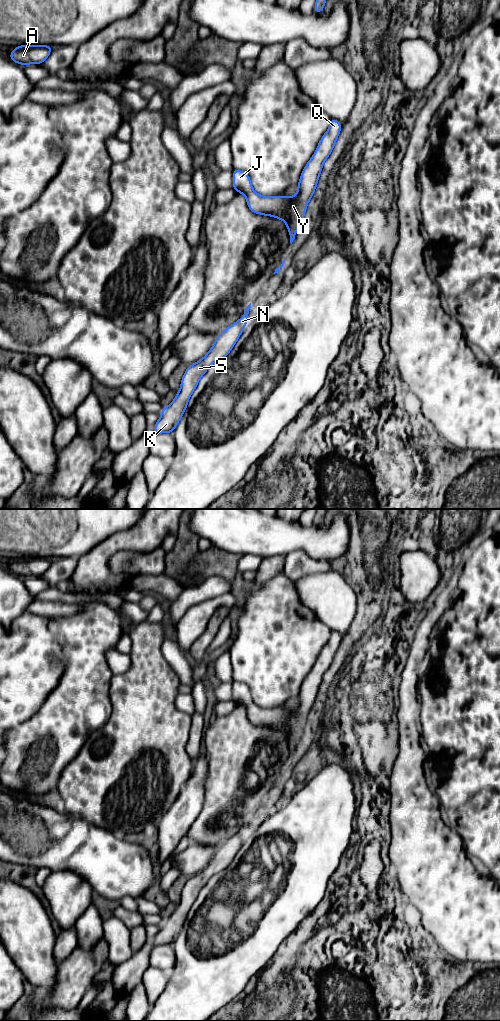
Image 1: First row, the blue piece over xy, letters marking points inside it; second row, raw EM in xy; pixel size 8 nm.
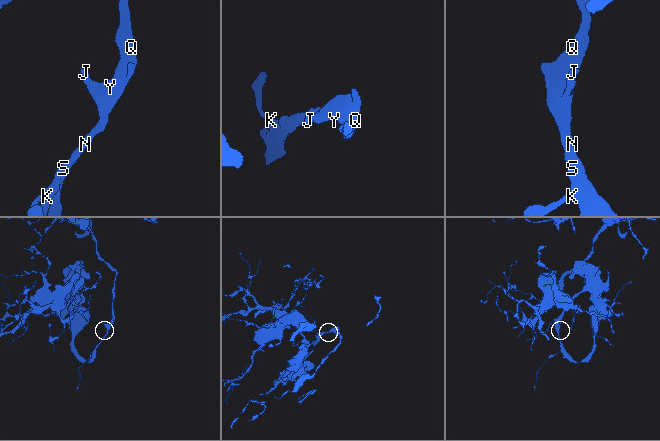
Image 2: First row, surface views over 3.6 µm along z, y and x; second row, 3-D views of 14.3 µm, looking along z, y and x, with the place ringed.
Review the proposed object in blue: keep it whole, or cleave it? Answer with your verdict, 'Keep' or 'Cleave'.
Keep

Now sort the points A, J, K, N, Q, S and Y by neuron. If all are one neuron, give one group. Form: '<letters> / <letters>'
A J K N Q S Y

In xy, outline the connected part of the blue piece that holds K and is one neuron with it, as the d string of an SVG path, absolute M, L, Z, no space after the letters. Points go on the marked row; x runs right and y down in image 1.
M251 303L244 309L243 316L217 335L210 351L198 362L189 365L181 380L179 392L174 401L162 408L161 416L154 425L154 435L172 433L180 421L188 405L188 400L198 385L201 377L214 363L227 357L236 341L239 339L244 326L249 322L248 314Z

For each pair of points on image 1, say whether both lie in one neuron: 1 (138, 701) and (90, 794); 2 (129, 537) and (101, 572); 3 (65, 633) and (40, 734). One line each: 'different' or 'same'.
1: same
2: same
3: same

